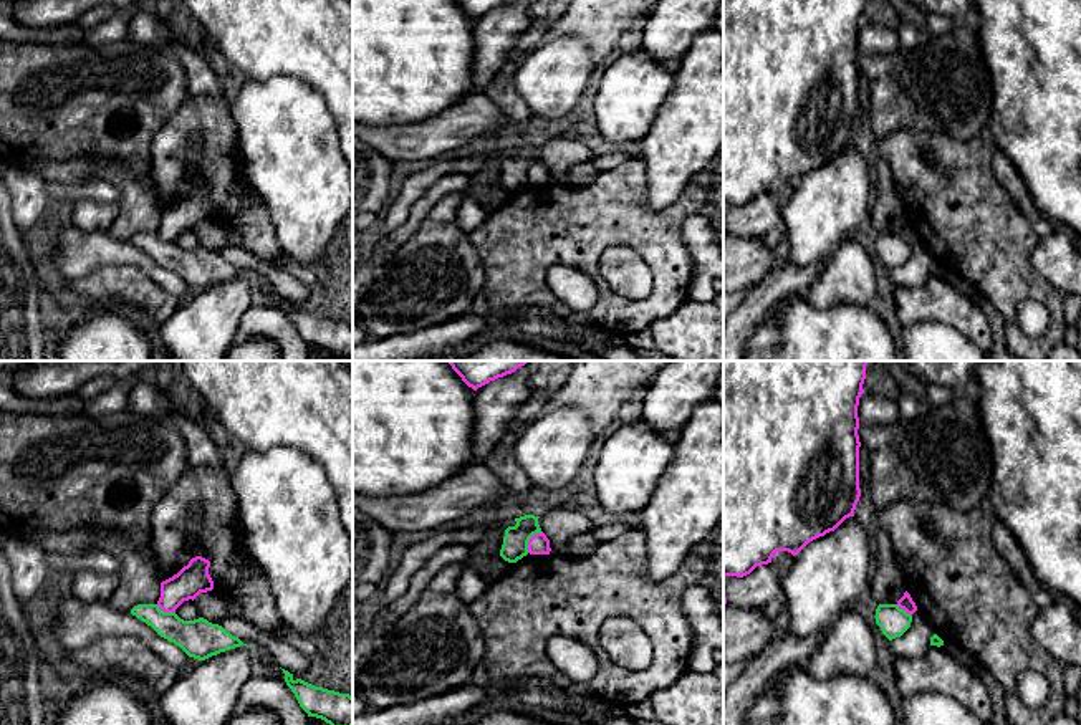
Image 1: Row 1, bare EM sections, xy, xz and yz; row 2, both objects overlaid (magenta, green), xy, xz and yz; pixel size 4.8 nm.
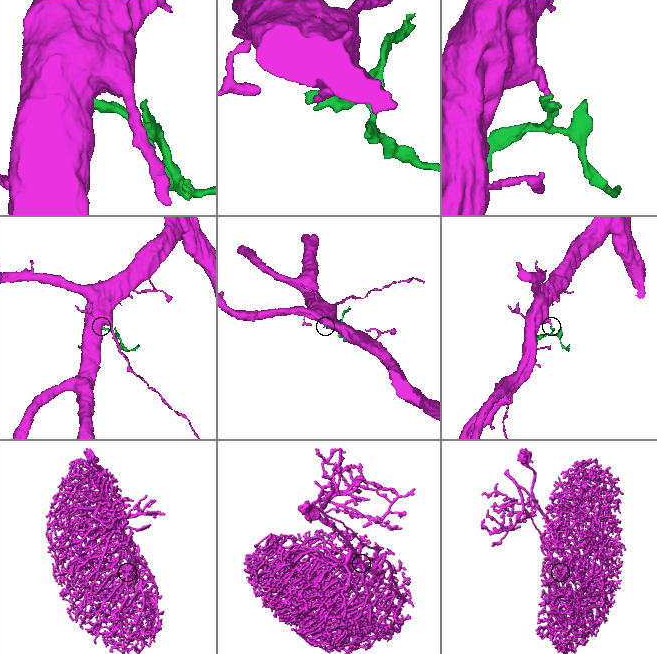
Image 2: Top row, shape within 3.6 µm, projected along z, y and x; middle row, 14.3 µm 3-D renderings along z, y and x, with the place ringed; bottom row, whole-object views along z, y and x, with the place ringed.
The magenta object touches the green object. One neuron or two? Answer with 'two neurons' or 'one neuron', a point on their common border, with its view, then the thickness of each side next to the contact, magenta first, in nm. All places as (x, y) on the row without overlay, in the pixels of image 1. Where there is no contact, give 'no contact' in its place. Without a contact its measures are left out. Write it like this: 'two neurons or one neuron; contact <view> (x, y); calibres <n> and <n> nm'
two neurons; contact xz (530, 169); calibres 100 and 130 nm

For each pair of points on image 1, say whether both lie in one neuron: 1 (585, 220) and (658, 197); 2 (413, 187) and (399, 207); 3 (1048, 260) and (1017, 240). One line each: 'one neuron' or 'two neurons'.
1: two neurons
2: one neuron
3: two neurons

